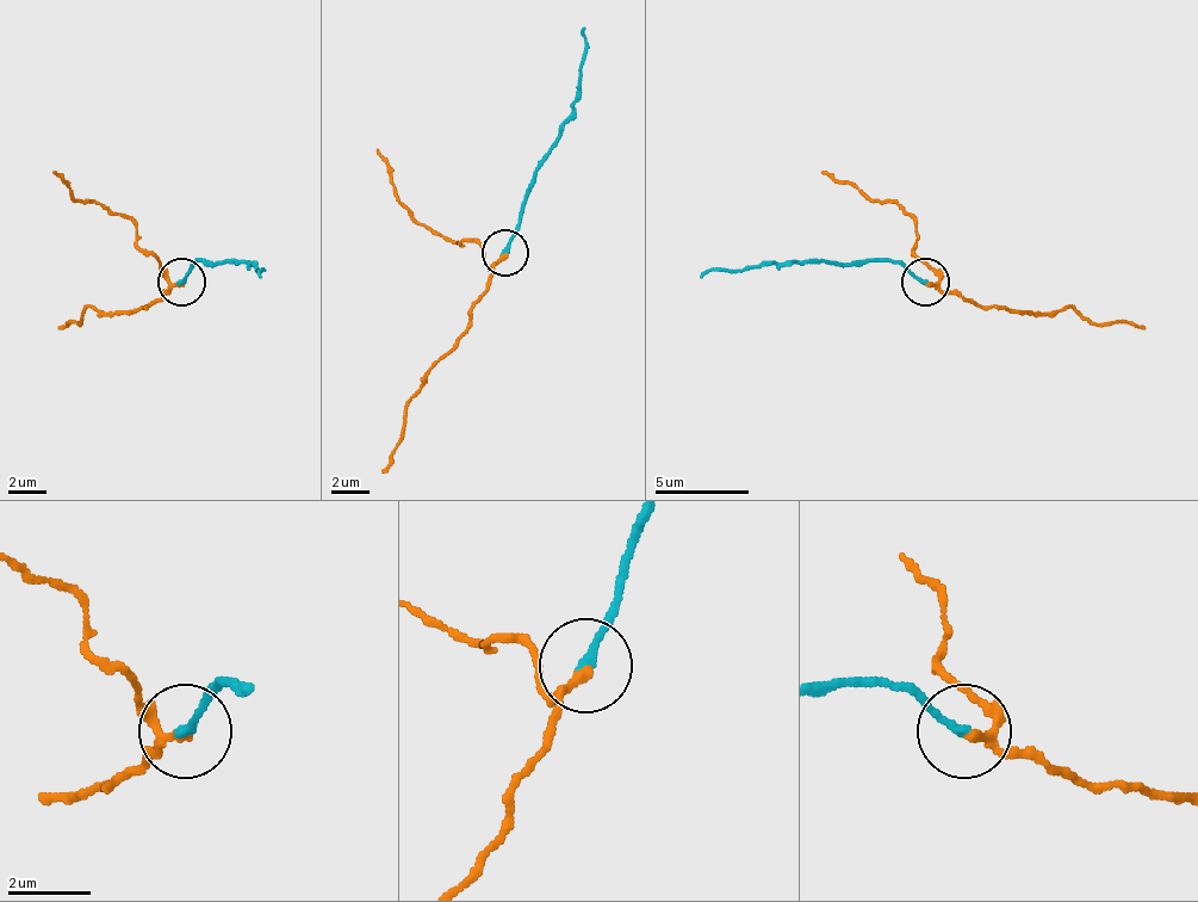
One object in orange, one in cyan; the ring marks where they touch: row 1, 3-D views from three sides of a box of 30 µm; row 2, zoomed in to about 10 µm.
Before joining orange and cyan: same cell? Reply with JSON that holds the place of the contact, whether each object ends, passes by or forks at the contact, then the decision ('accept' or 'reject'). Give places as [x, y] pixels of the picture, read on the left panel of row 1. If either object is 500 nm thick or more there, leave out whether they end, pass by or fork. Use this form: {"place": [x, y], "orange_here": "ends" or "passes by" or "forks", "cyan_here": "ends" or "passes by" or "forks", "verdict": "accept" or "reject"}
{"place": [181, 282], "orange_here": "passes by", "cyan_here": "ends", "verdict": "accept"}

